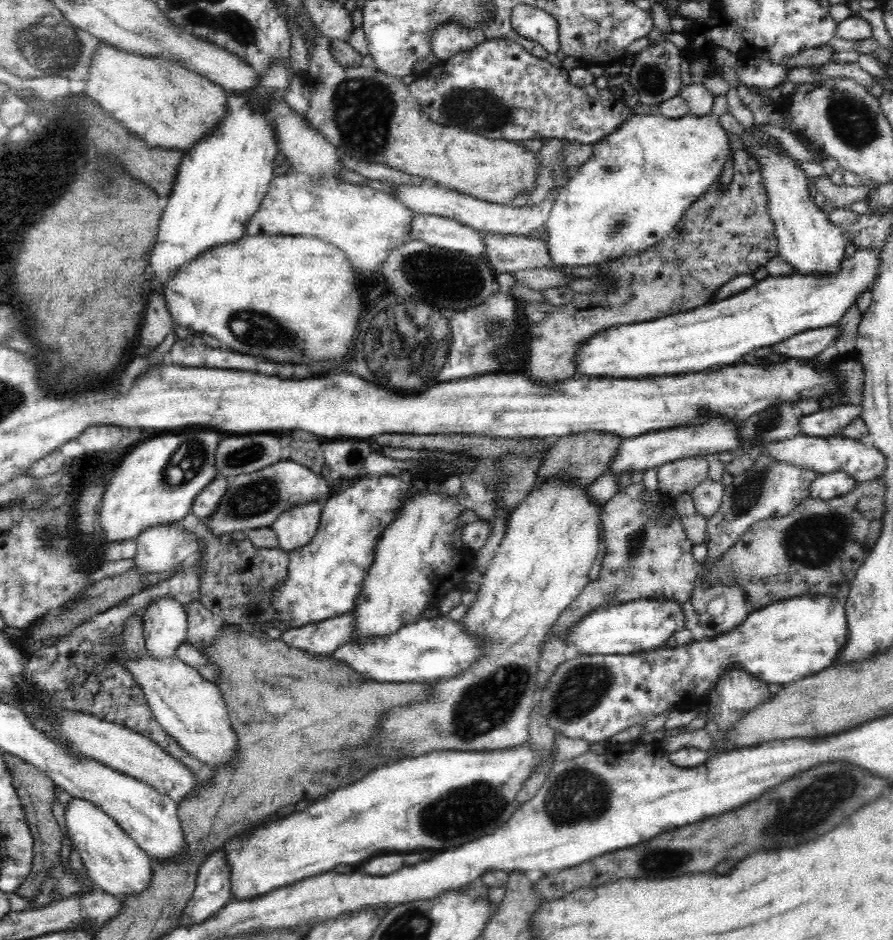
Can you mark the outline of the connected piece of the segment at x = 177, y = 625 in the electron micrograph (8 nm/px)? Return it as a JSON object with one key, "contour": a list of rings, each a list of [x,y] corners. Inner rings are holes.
{"contour":[[[160,599],[150,603],[143,616],[143,635],[146,654],[154,659],[173,659],[178,647],[186,642],[187,615],[182,603],[172,599]]]}

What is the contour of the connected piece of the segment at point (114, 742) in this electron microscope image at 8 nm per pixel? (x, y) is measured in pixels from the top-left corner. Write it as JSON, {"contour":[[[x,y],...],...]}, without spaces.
{"contour":[[[58,709],[57,714],[59,714],[59,721],[55,727],[59,730],[59,734],[84,757],[101,762],[116,771],[132,775],[132,778],[140,779],[140,782],[147,783],[160,794],[168,795],[178,805],[196,796],[196,792],[200,790],[201,784],[198,784],[198,780],[186,768],[186,765],[160,748],[152,739],[138,734],[135,730],[96,718],[94,715],[66,709]]]}

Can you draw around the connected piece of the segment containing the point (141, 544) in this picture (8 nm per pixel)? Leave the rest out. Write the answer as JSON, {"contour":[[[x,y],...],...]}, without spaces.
{"contour":[[[181,521],[146,529],[139,534],[135,543],[136,552],[132,558],[134,559],[132,569],[136,573],[140,573],[140,575],[161,572],[174,574],[182,570],[184,561],[191,560],[197,556],[200,549],[200,543],[198,543],[195,534],[184,529]]]}

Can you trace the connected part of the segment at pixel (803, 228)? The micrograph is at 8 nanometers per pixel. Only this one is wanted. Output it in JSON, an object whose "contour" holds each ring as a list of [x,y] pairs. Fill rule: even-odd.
{"contour":[[[724,114],[719,119],[722,128],[738,136],[743,144],[742,150],[760,167],[762,183],[766,189],[766,207],[774,223],[777,253],[802,274],[832,274],[844,258],[847,239],[844,238],[844,233],[830,222],[820,198],[809,187],[809,177],[804,169],[760,125],[754,123],[750,129],[746,129],[732,114]]]}

